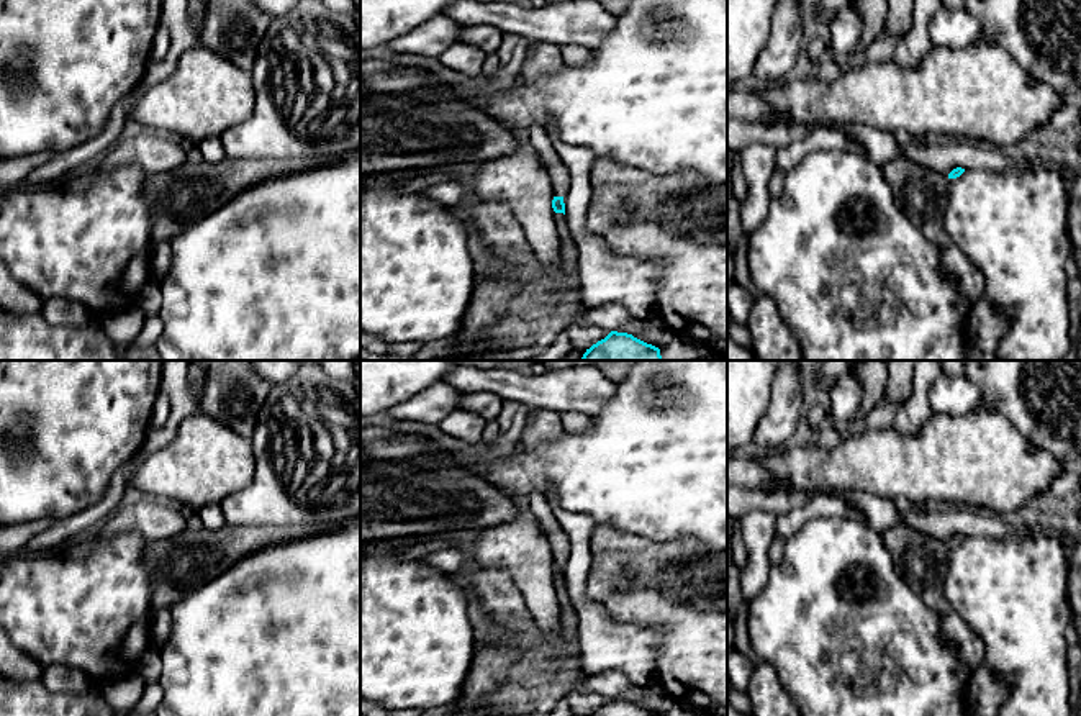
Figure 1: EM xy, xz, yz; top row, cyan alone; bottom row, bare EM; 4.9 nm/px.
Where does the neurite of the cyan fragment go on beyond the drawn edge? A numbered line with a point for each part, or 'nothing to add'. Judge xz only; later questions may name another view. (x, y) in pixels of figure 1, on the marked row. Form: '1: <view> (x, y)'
1: xz (539, 138)

